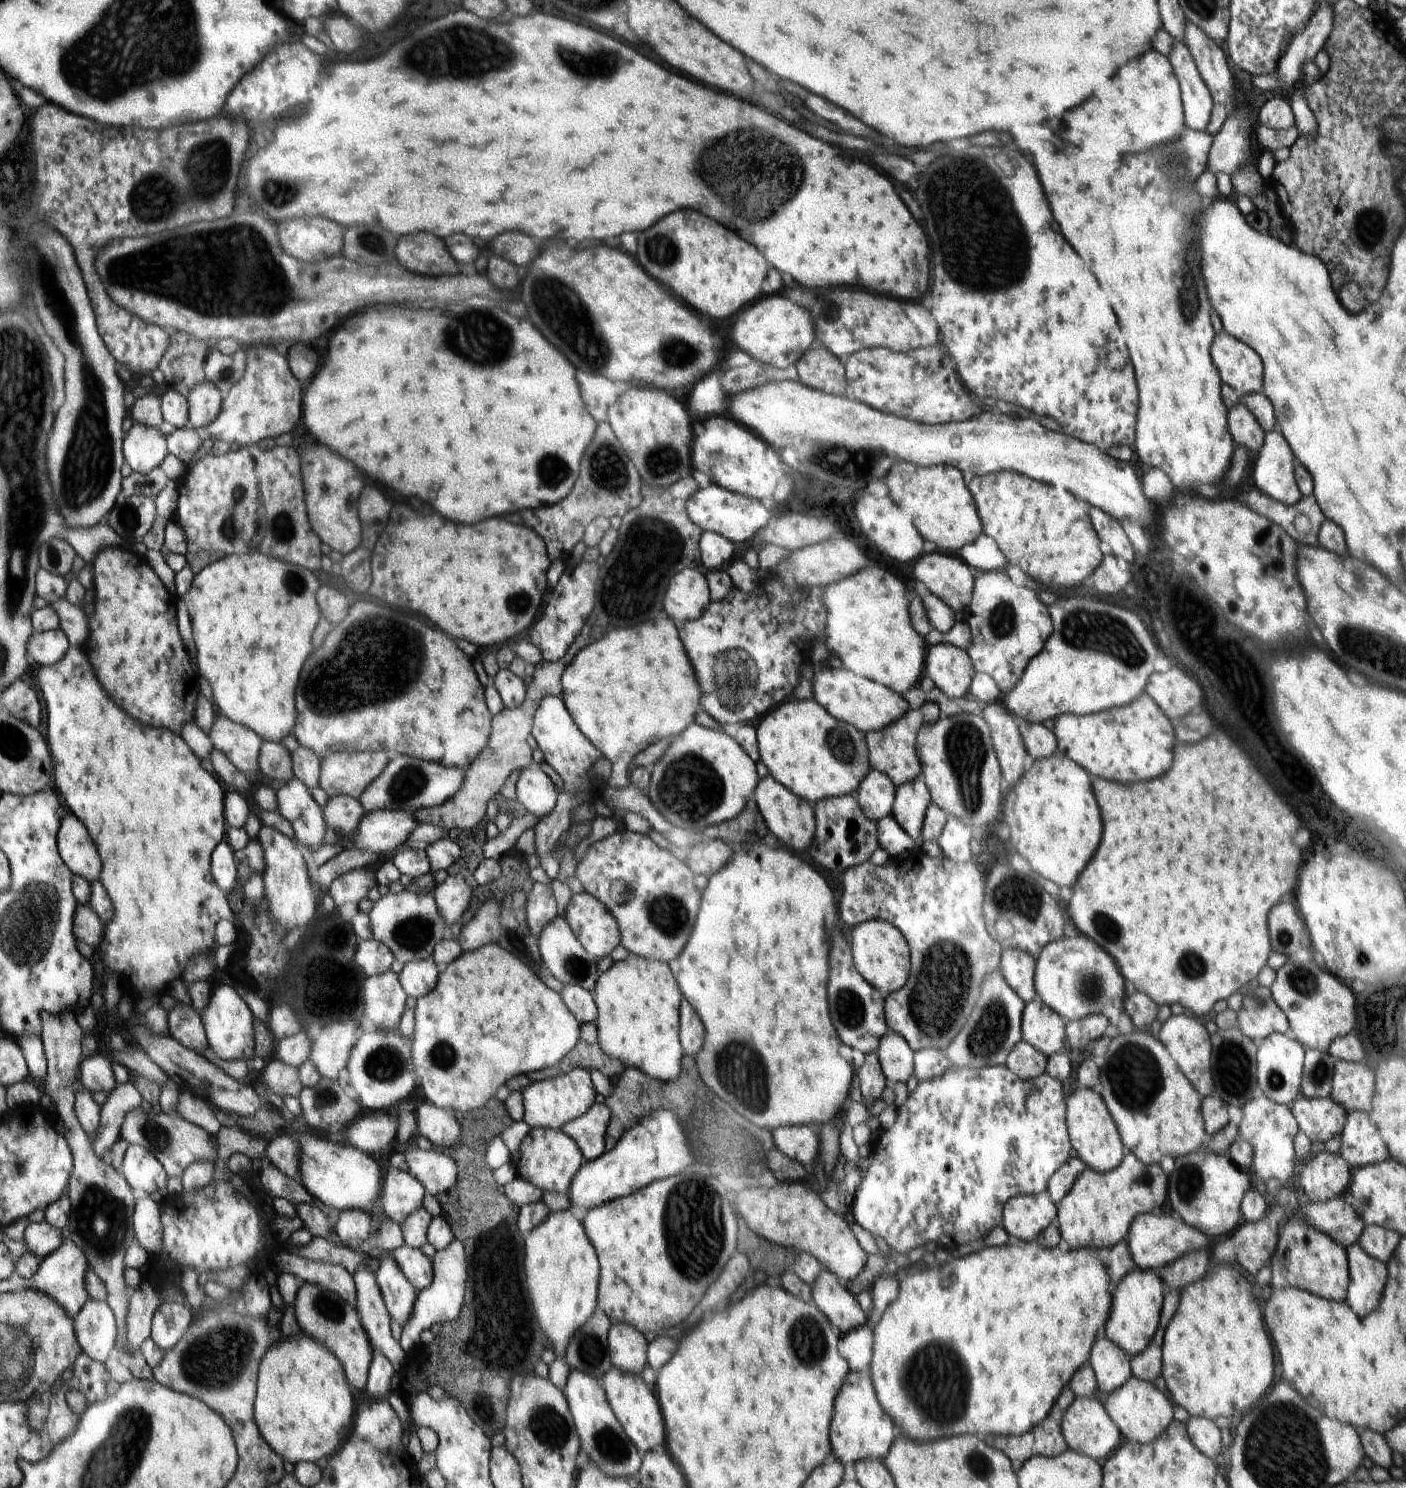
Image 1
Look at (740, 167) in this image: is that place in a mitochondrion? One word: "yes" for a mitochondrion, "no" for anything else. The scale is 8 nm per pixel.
yes

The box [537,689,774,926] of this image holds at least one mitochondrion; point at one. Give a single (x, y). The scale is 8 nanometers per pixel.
(690, 788)

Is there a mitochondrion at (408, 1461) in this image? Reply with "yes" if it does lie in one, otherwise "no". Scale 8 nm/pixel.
no

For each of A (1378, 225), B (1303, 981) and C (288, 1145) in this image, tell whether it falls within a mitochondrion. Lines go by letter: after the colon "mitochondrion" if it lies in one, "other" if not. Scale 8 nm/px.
A: mitochondrion
B: mitochondrion
C: other

